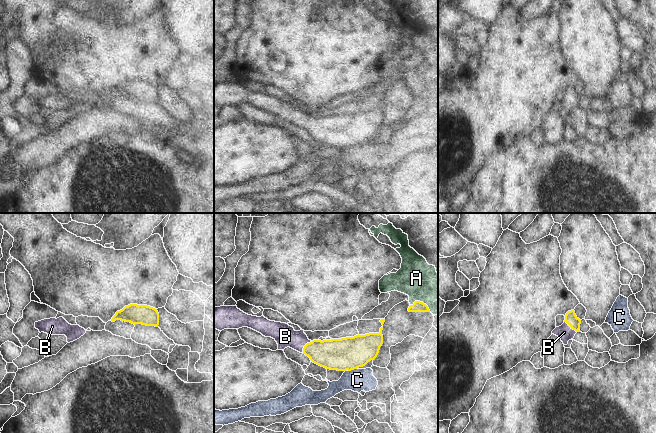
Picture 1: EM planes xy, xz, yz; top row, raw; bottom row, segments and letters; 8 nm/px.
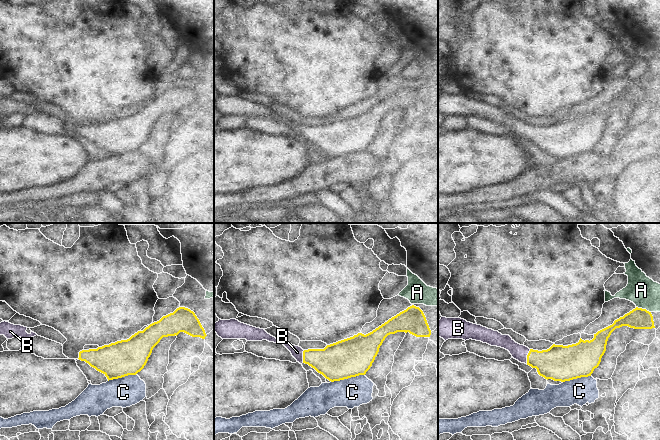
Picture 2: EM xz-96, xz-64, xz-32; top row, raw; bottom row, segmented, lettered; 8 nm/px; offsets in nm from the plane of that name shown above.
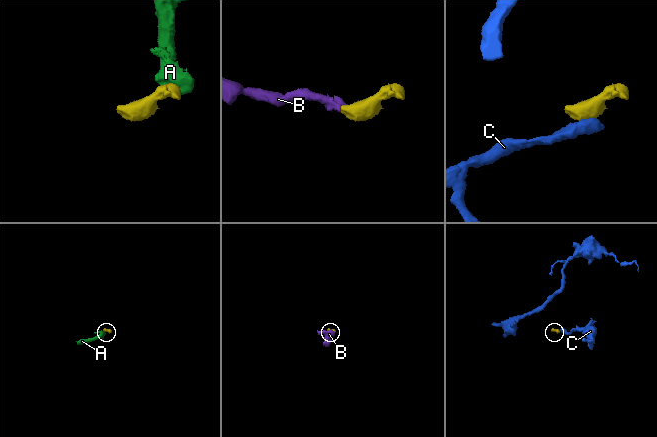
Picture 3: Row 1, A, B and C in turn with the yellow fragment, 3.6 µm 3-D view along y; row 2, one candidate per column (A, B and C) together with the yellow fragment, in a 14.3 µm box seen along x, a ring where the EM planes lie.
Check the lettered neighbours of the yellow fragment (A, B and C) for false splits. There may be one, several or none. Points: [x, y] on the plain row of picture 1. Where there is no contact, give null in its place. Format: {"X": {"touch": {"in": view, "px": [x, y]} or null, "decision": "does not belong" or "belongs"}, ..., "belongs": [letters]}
{"A": {"touch": {"in": "xz", "px": [421, 78]}, "decision": "does not belong"}, "B": {"touch": {"in": "xz", "px": [305, 121]}, "decision": "belongs"}, "C": {"touch": {"in": "xz", "px": [352, 145]}, "decision": "does not belong"}, "belongs": ["B"]}

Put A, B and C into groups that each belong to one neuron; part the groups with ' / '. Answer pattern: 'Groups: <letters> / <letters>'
Groups: A / B / C.

